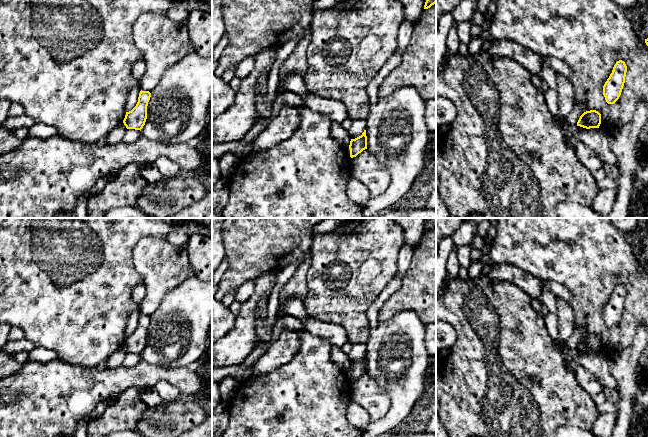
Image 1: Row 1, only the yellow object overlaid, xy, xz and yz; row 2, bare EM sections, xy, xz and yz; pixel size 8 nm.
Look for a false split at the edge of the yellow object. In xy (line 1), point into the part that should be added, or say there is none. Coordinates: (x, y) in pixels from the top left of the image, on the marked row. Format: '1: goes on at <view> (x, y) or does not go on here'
1: does not go on here

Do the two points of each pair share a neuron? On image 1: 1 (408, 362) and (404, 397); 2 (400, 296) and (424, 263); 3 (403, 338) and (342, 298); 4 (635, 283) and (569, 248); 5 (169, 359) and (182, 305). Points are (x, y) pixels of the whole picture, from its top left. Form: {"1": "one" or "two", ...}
{"1": "one", "2": "one", "3": "two", "4": "one", "5": "one"}

